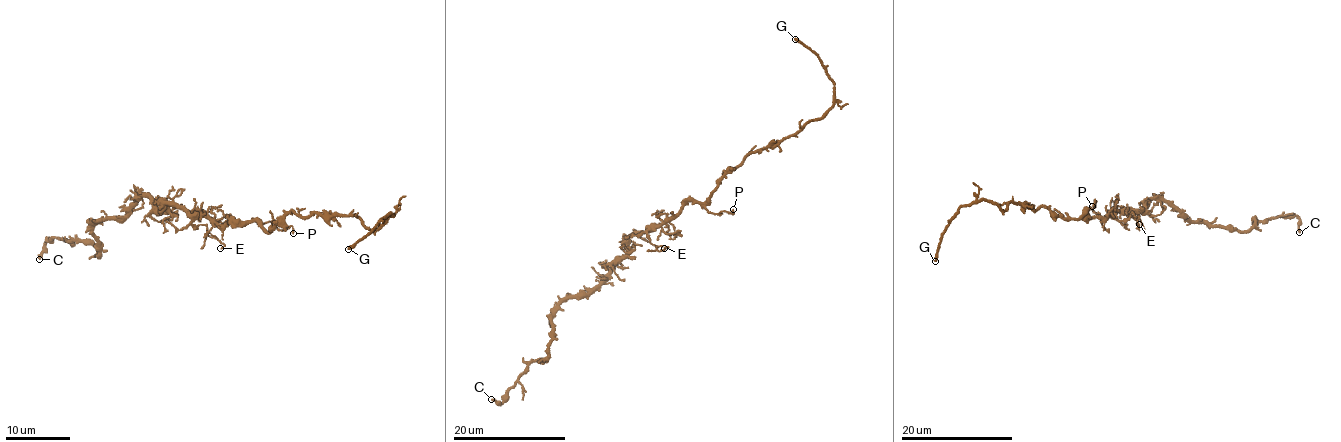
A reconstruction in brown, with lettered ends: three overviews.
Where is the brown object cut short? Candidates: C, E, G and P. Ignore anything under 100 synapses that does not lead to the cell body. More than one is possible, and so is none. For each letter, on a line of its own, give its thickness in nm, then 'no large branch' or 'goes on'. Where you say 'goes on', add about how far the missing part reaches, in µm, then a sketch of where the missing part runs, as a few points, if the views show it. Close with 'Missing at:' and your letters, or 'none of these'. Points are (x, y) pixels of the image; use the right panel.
C: 240 nm | no large branch
E: 110 nm | no large branch
G: 280 nm | goes on | 7 µm | (935, 261), (936, 271), (928, 278), (926, 275)
P: 110 nm | no large branch
Missing at: G

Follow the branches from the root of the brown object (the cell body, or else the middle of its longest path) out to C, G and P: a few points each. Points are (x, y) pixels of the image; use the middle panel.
C: (668, 222), (631, 234), (596, 288), (568, 296), (552, 318), (546, 360), (531, 362), (503, 402), (491, 399)
G: (668, 222), (688, 201), (707, 200), (750, 152), (796, 135), (831, 106), (834, 82), (816, 54), (795, 39)
P: (668, 222), (688, 201), (700, 202), (713, 214), (727, 211), (733, 213), (733, 209)

